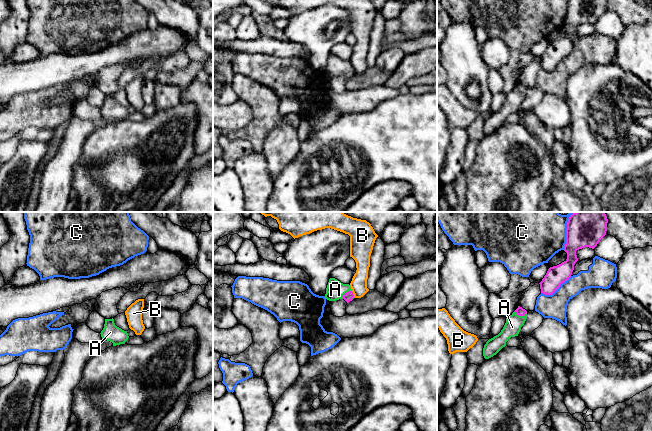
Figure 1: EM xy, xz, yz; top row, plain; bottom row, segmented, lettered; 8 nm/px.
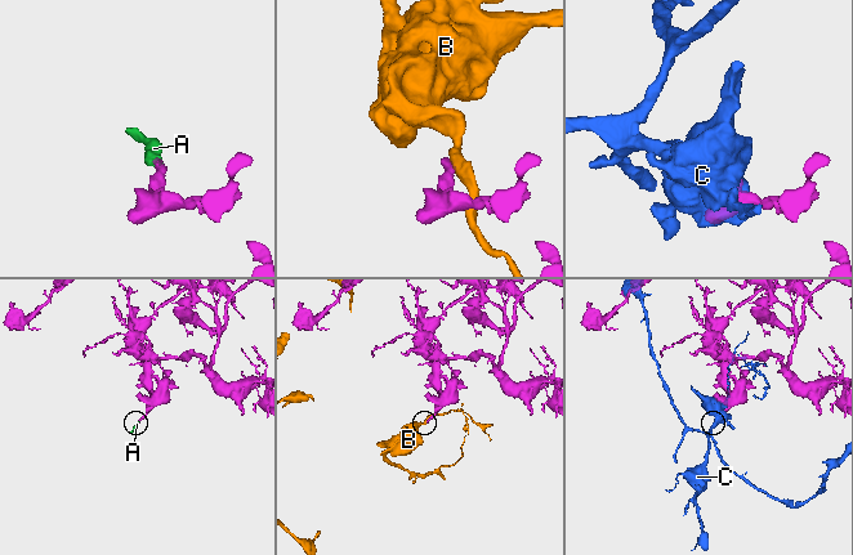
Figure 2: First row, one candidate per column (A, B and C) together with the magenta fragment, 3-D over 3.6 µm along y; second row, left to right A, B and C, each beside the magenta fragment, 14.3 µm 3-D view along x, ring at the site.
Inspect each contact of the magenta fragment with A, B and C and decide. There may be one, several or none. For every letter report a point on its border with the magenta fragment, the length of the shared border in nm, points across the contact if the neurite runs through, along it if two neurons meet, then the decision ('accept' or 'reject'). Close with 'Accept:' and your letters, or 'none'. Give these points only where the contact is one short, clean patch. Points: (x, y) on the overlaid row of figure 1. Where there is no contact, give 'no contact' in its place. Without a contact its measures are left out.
A: contact yz (520, 315); length 110 nm; way yz (520, 311), (520, 315), (512, 327); accept
B: contact xz (353, 294); length 50 nm; border xz (351, 291), (354, 296); reject
C: contact yz (566, 230); length 320 nm; reject
Accept: A

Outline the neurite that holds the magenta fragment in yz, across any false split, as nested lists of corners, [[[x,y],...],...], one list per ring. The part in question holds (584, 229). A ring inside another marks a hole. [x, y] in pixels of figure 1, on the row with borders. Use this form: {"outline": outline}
{"outline": [[[575,212],[567,222],[564,251],[567,259],[550,267],[540,284],[541,293],[552,295],[567,281],[578,261],[576,251],[585,247],[594,249],[606,235],[608,219],[604,212]]]}

